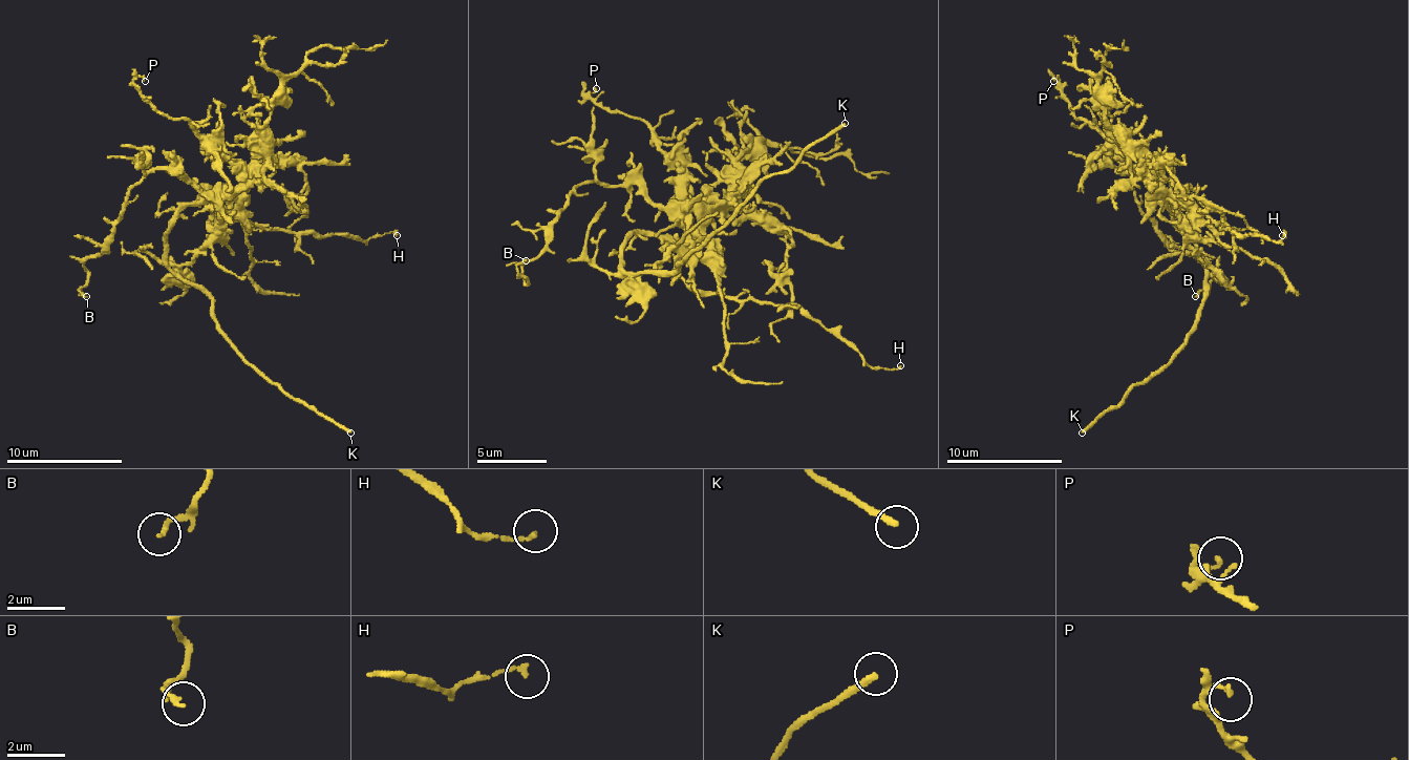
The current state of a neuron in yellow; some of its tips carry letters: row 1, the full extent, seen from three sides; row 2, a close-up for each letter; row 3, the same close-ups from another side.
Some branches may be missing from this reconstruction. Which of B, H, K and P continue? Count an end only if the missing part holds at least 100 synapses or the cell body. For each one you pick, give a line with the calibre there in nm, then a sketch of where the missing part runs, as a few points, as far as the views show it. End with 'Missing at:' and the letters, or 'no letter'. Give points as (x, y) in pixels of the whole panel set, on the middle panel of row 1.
K: 240 nm
Missing at: K

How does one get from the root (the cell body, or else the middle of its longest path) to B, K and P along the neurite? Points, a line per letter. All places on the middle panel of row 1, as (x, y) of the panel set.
B: (673, 246), (683, 243), (673, 222), (635, 183), (581, 183), (547, 246), (522, 267), (526, 284), (526, 260)
K: (673, 246), (641, 277), (638, 274), (669, 274), (764, 180), (788, 169), (813, 144), (834, 133), (845, 123)
P: (673, 246), (687, 243), (714, 214), (687, 196), (683, 169), (641, 120), (603, 109), (581, 96), (596, 88)

